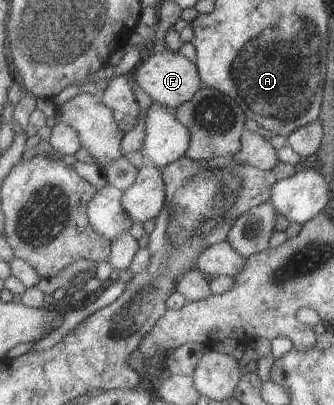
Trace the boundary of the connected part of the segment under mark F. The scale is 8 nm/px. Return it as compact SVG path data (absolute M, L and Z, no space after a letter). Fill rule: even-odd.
M167 50L152 54L147 61L138 63L131 75L135 76L137 86L151 98L151 101L173 111L180 107L181 103L189 102L189 99L203 87L196 65L183 55Z

